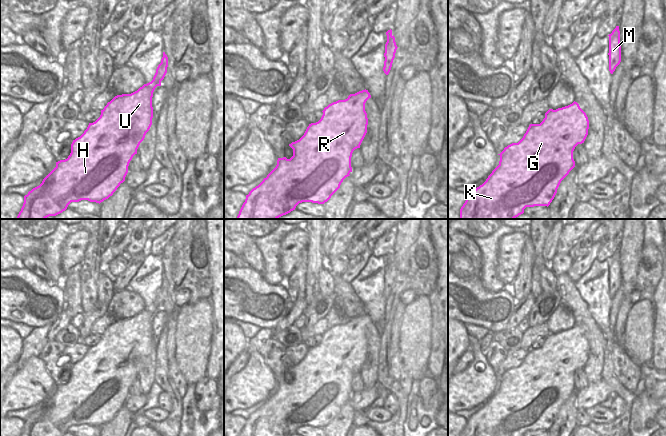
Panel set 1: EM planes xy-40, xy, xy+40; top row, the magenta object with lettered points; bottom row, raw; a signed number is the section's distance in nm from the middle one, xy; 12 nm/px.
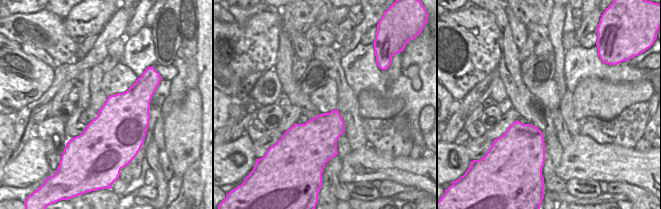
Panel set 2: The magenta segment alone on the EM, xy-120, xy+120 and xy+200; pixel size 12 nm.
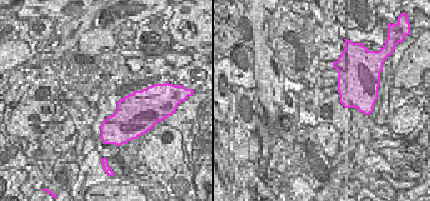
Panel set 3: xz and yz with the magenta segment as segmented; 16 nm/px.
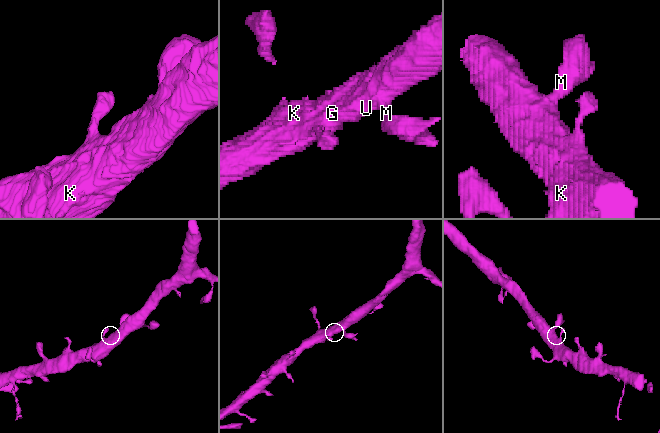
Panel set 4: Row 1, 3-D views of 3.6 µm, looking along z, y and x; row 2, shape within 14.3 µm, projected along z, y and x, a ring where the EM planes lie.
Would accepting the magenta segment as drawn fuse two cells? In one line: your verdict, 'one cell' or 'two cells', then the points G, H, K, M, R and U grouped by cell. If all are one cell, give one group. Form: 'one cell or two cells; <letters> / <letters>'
one cell; G H K M R U

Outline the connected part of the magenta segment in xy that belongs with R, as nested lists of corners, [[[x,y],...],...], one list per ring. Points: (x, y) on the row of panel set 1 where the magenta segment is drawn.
[[[362,90],[355,94],[350,94],[347,99],[345,100],[338,100],[329,104],[327,107],[324,108],[323,115],[321,119],[316,123],[311,123],[307,127],[304,135],[297,141],[292,142],[289,146],[293,149],[293,156],[290,159],[286,157],[278,158],[276,167],[267,175],[263,181],[253,188],[248,195],[246,195],[245,202],[243,203],[237,219],[278,219],[279,217],[290,213],[291,211],[295,210],[296,206],[302,202],[312,202],[318,204],[324,204],[327,202],[331,196],[340,188],[341,183],[343,180],[350,176],[349,174],[352,172],[351,167],[351,157],[352,153],[355,149],[360,148],[360,145],[367,133],[367,125],[368,125],[368,118],[367,113],[365,111],[365,103],[366,101],[371,98],[370,93],[368,90]]]

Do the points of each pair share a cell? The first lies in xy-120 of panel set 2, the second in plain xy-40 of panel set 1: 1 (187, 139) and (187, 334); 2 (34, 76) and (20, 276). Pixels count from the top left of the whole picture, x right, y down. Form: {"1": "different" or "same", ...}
{"1": "same", "2": "same"}

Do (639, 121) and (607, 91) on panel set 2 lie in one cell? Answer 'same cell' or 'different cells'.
different cells

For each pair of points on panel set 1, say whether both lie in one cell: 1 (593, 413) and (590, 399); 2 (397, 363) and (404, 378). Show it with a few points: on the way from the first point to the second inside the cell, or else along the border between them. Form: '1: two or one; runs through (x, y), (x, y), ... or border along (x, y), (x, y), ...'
1: two; border along (598, 403), (584, 409)
2: one; runs through (397, 367), (400, 374)

